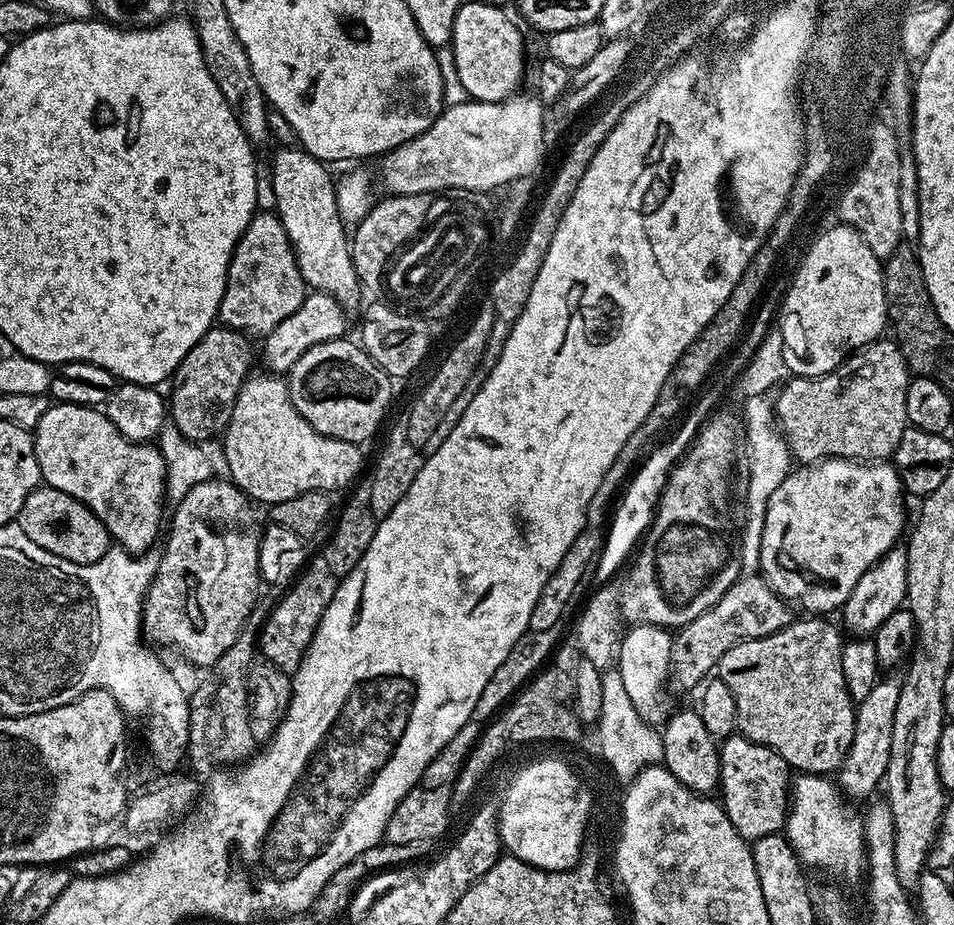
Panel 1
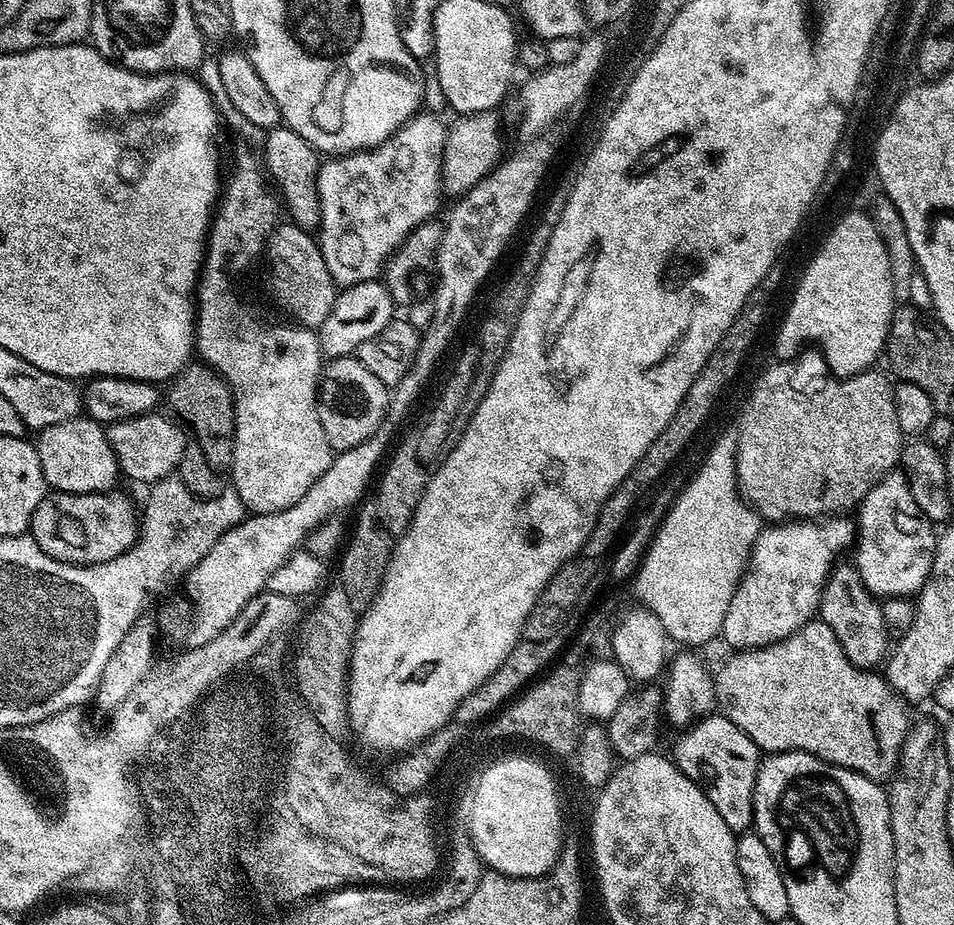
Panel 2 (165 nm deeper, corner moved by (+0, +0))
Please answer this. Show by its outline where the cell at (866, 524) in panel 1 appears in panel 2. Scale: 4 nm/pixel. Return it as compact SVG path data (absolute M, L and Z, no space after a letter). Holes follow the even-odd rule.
M837 514L831 518L821 519L819 522L816 520L790 520L787 522L772 522L767 526L768 528L761 527L757 534L756 540L751 547L750 567L740 577L740 584L736 588L736 596L730 599L729 610L726 612L726 620L722 633L722 640L729 644L729 649L743 650L745 648L765 648L774 642L778 642L782 638L786 638L790 634L794 634L799 630L802 625L810 623L810 621L819 613L820 599L822 598L822 590L824 583L828 581L828 575L832 572L834 565L841 559L840 551L844 547L851 545L854 540L854 524L848 521L849 517L844 514Z

